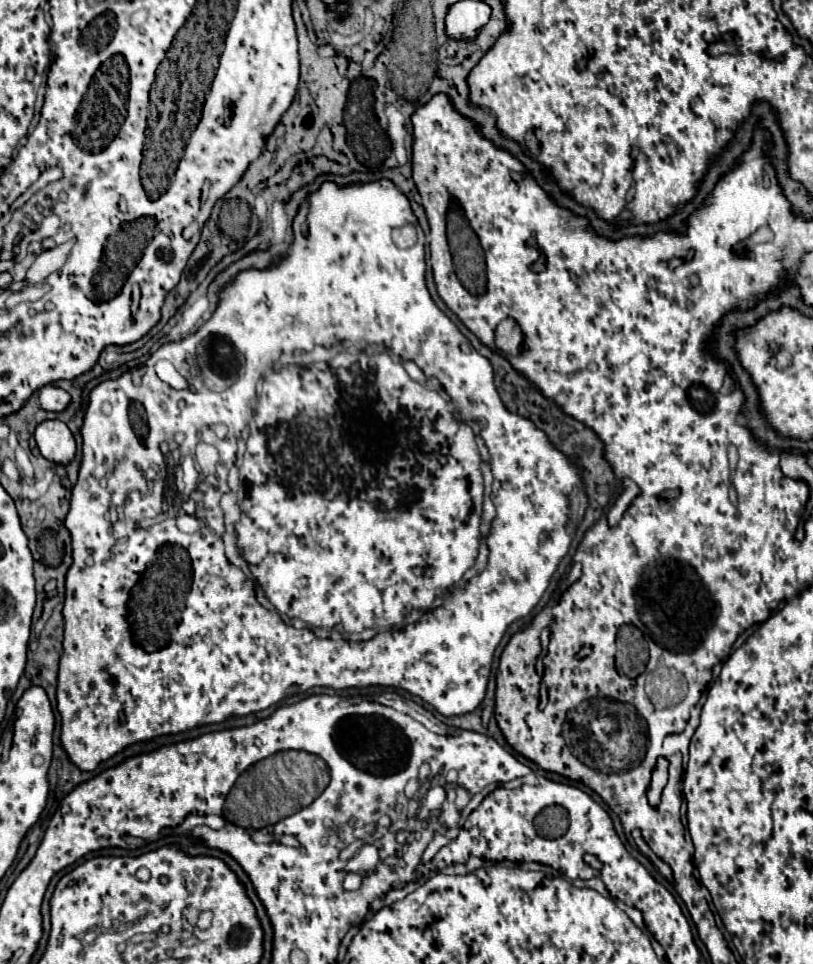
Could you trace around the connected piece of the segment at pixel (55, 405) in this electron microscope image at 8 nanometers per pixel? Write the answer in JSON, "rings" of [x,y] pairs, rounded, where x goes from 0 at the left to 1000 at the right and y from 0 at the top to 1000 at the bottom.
{"rings":[[[55,399],[48,406],[48,418],[58,426],[77,426],[85,420],[85,416],[87,416],[85,408],[68,401],[68,399]]]}

